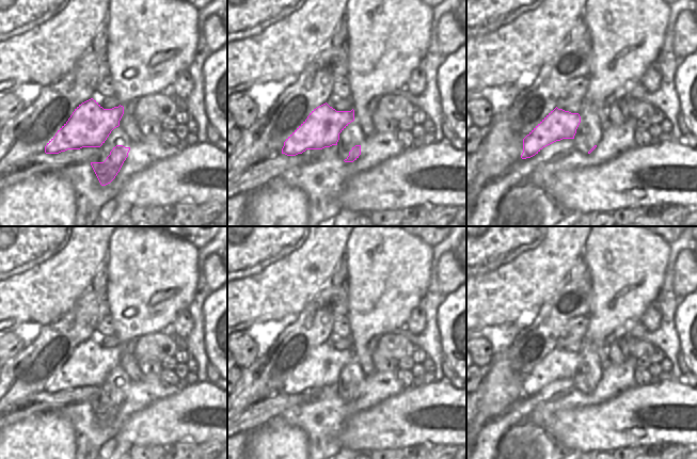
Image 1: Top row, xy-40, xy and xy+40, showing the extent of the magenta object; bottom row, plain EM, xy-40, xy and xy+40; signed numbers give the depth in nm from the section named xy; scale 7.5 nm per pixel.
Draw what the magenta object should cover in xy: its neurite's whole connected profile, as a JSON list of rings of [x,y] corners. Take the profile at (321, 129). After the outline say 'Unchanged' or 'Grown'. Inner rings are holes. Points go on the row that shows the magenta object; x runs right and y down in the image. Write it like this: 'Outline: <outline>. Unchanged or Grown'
Outline: [[[327,102],[314,109],[307,118],[286,139],[282,154],[296,156],[306,149],[337,146],[345,162],[353,162],[361,155],[365,136],[354,120],[354,110],[336,111]]]. Grown

